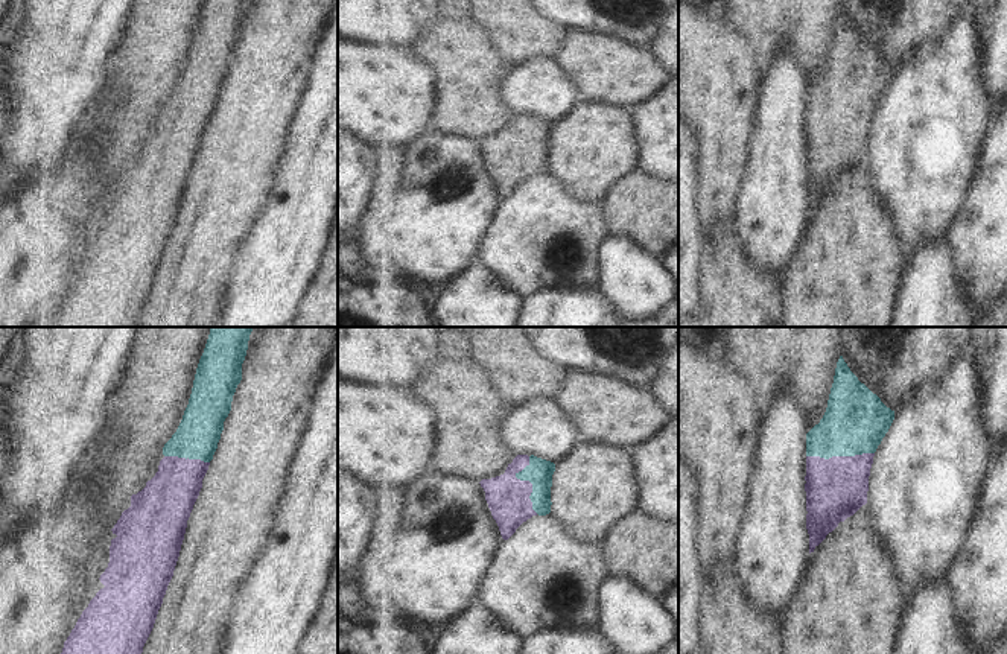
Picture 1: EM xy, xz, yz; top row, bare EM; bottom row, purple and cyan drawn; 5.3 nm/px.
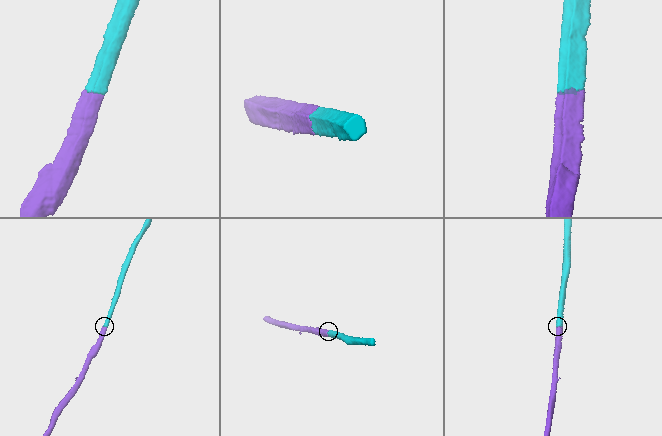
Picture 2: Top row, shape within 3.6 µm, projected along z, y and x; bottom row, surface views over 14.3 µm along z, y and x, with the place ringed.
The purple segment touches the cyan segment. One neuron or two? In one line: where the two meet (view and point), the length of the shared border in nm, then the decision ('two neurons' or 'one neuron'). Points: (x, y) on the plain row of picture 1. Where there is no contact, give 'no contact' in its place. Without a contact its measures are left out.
xz (528, 140) | 300 nm | one neuron

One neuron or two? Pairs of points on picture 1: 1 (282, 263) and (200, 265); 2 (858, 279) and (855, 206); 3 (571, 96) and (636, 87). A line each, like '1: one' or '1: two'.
1: two
2: one
3: two

